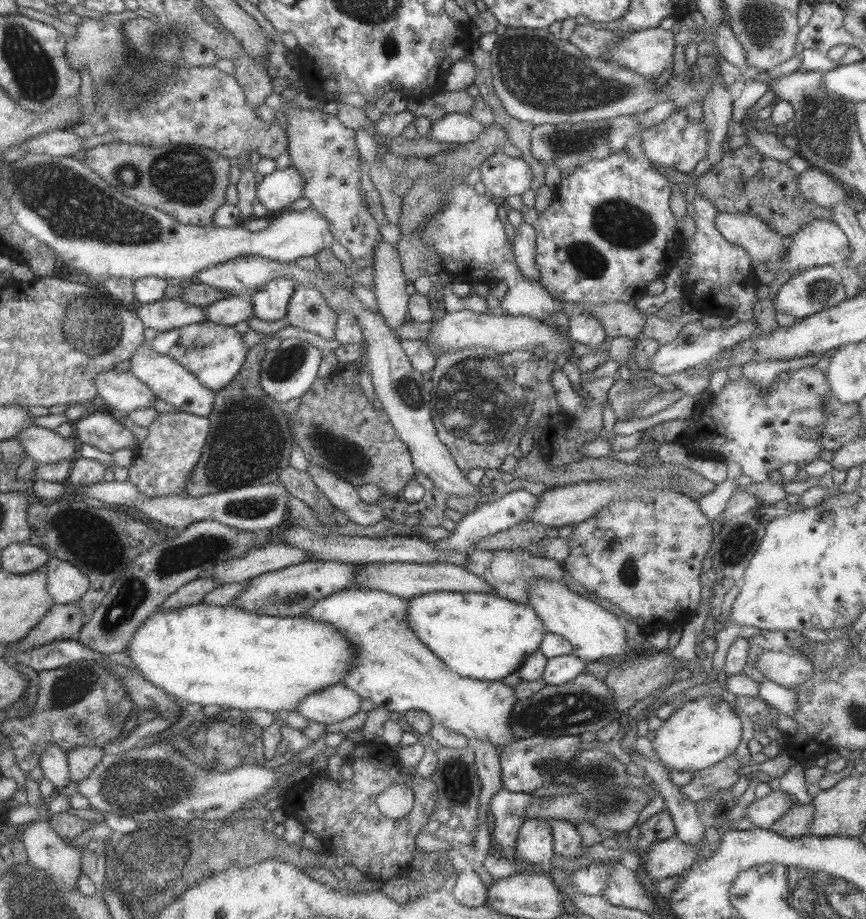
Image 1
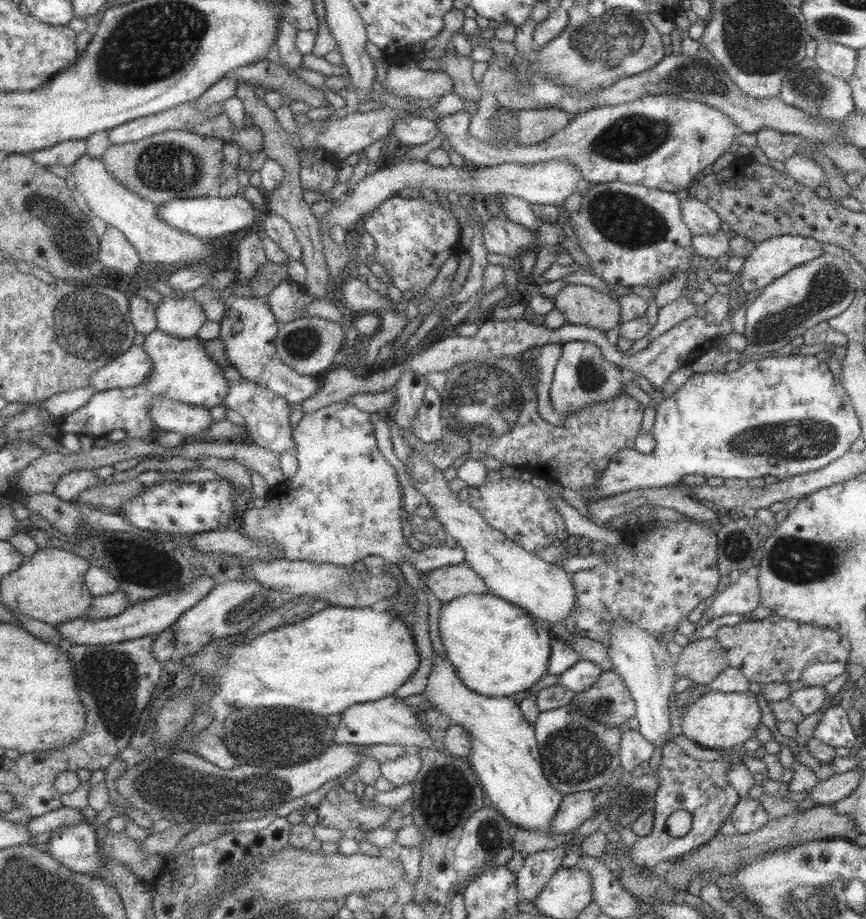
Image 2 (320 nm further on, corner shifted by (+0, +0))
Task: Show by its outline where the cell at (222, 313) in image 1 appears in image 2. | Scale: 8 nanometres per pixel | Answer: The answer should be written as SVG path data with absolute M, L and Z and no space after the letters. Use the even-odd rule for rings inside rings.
M161 298L154 308L156 329L177 338L193 338L206 319L193 298Z

